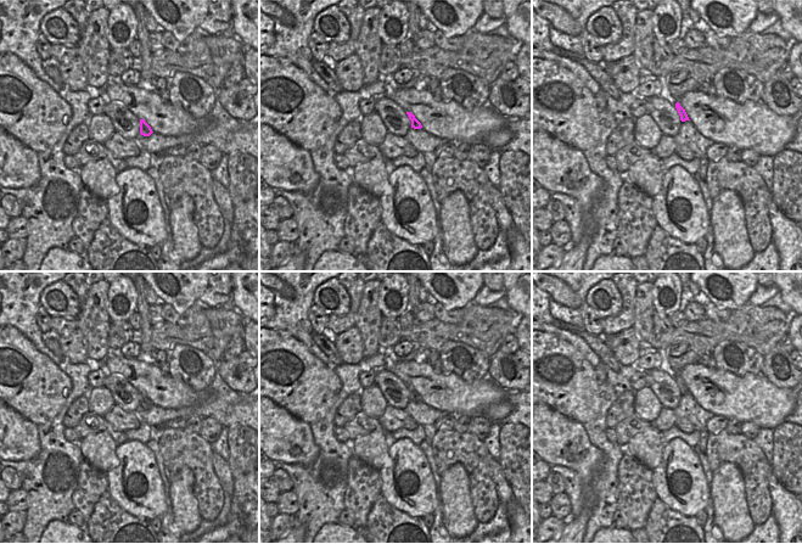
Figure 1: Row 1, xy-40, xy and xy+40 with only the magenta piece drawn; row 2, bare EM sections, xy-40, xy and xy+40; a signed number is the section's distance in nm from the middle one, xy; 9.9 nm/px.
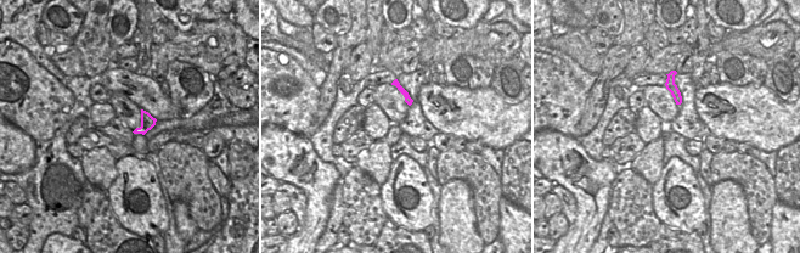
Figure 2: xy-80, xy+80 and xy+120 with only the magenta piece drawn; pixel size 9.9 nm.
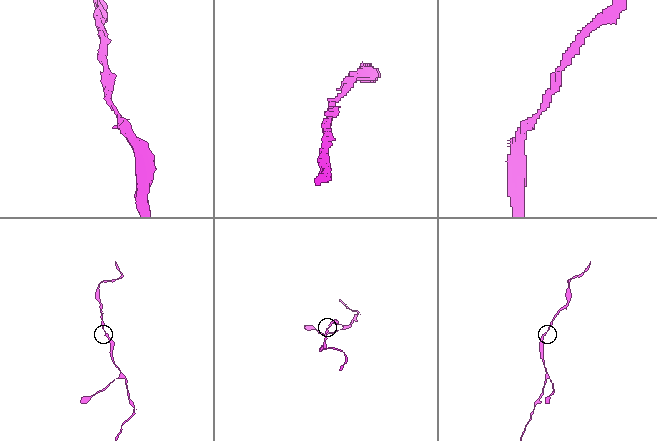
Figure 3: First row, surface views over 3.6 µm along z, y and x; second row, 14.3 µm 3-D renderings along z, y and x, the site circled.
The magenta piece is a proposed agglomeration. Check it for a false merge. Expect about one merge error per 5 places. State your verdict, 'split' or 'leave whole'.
leave whole

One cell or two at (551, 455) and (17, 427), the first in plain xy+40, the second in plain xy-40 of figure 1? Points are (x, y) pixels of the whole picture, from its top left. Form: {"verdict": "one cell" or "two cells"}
{"verdict": "one cell"}

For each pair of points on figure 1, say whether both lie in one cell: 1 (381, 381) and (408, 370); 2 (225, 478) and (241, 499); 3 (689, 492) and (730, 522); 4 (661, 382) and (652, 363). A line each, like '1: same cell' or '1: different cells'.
1: different cells
2: different cells
3: different cells
4: different cells

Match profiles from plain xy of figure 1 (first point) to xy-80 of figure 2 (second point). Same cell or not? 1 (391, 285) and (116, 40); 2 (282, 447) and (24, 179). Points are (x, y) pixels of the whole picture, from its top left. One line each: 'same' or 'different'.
1: same
2: different

